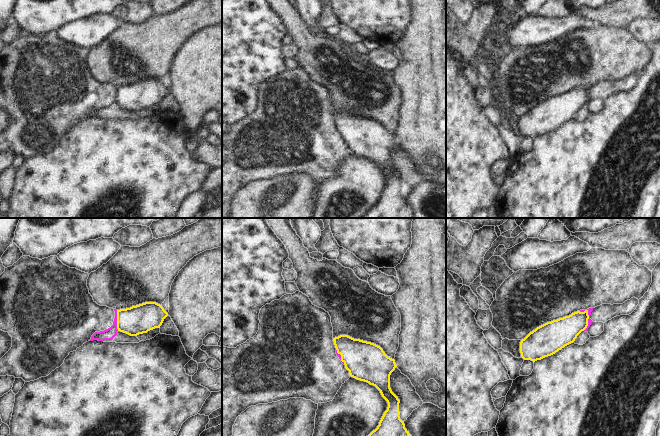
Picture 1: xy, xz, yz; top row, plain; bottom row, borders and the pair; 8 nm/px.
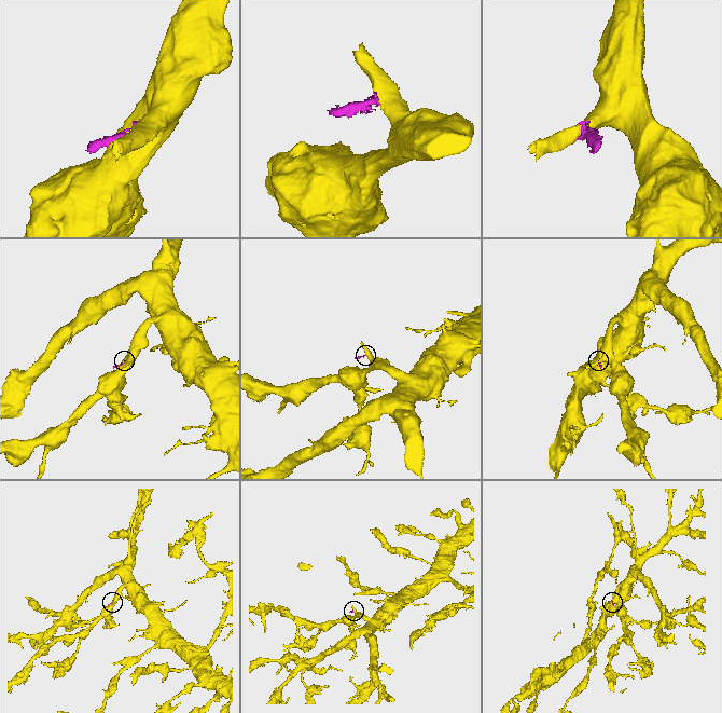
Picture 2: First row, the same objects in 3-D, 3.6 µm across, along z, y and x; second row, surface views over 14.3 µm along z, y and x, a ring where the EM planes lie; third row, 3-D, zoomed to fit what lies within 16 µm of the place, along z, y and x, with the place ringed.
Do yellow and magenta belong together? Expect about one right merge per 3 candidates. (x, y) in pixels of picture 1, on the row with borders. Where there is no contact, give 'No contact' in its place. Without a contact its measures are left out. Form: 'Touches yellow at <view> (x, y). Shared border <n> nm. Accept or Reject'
Touches yellow at yz (587, 320). Shared border 180 nm. Reject

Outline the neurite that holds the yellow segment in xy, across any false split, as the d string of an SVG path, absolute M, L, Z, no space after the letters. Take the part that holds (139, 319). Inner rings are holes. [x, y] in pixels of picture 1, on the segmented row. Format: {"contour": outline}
{"contour": "M145 302L117 310L117 329L130 336L160 328L168 313L156 302Z"}

